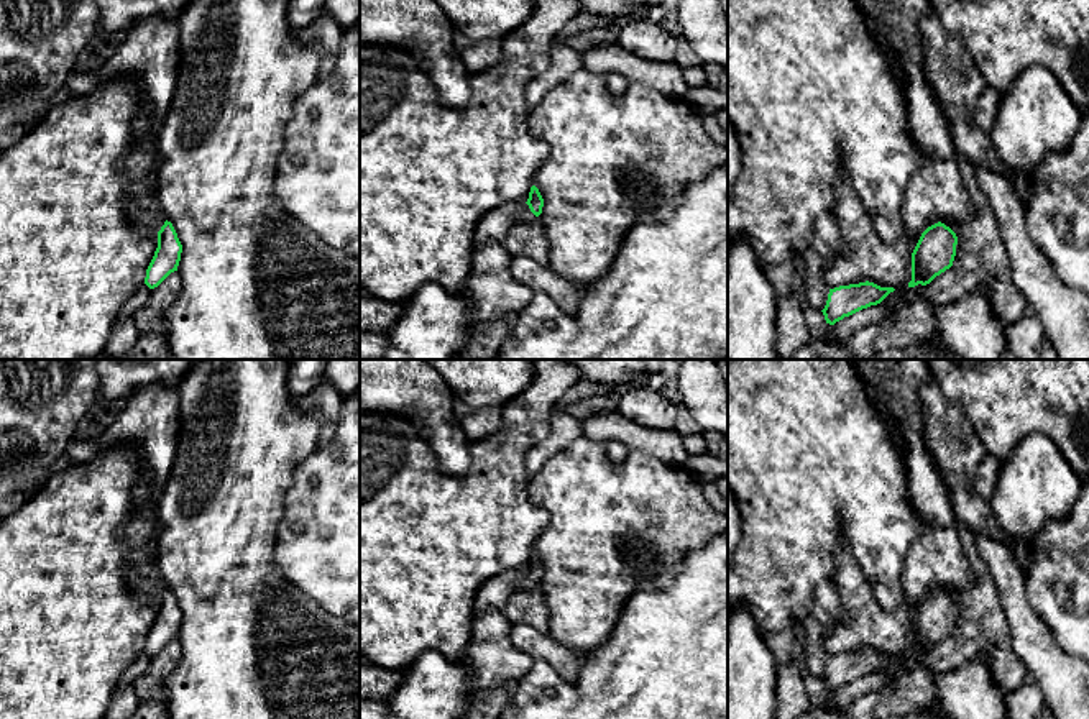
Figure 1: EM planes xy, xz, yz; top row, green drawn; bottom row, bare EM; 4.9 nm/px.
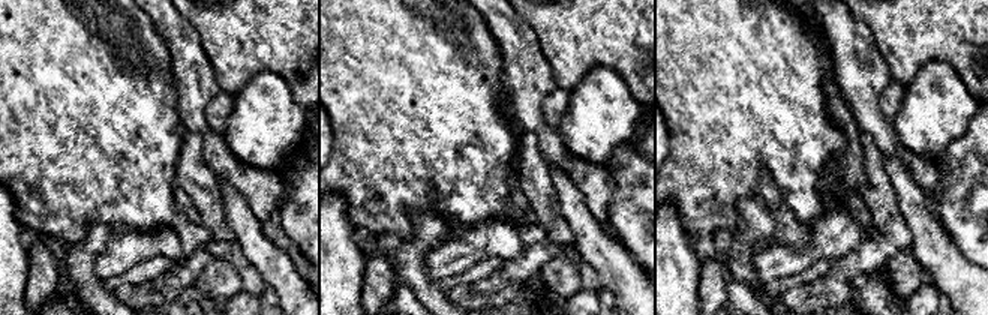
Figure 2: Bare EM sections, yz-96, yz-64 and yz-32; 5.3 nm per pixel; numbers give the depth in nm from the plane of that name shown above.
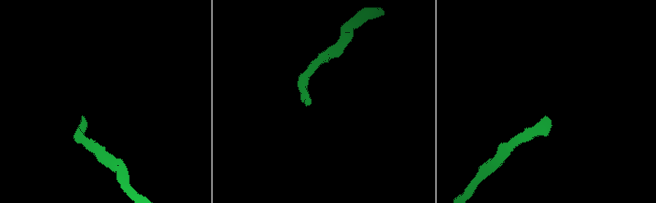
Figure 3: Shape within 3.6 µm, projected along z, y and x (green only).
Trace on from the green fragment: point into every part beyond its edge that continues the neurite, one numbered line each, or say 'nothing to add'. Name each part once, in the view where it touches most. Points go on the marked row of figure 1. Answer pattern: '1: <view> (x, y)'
1: xz (493, 227)

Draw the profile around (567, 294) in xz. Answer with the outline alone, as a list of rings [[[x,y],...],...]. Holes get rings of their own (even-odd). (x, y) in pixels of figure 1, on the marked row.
[[[517,254],[511,261],[511,276],[534,292],[549,295],[568,315],[577,315],[581,304],[581,287],[554,272],[549,264],[539,264],[524,254]]]

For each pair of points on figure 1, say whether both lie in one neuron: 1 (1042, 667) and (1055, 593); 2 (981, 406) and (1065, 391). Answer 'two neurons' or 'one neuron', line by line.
1: two neurons
2: one neuron

